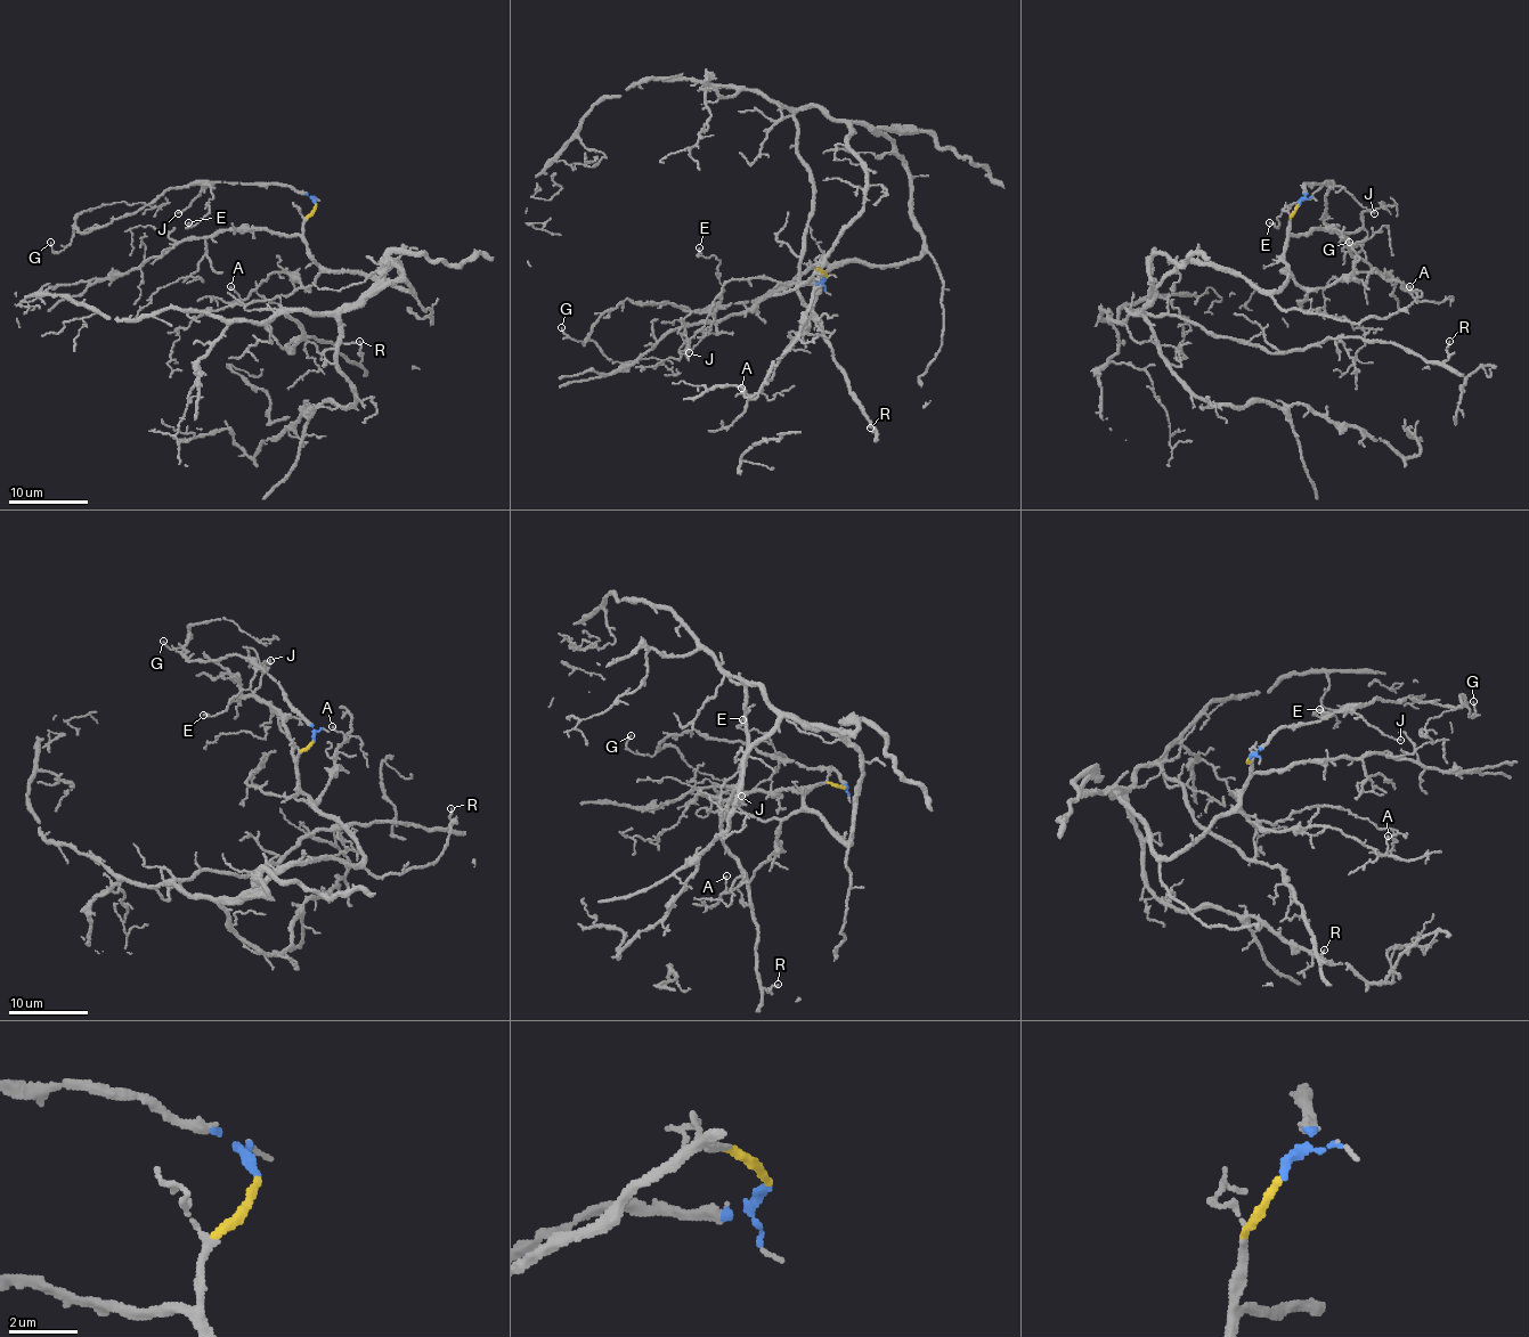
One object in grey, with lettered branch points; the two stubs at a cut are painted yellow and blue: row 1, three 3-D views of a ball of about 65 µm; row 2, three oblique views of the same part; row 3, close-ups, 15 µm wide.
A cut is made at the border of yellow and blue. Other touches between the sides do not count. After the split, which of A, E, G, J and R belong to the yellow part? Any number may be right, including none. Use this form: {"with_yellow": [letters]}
{"with_yellow": ["A", "R"]}

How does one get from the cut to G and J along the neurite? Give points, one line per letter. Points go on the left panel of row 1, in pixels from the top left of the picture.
G: (316, 205), (287, 186), (196, 181), (168, 188), (88, 231), (74, 229), (58, 252), (50, 242)
J: (316, 205), (308, 194), (298, 194), (287, 186), (212, 181), (178, 213)

